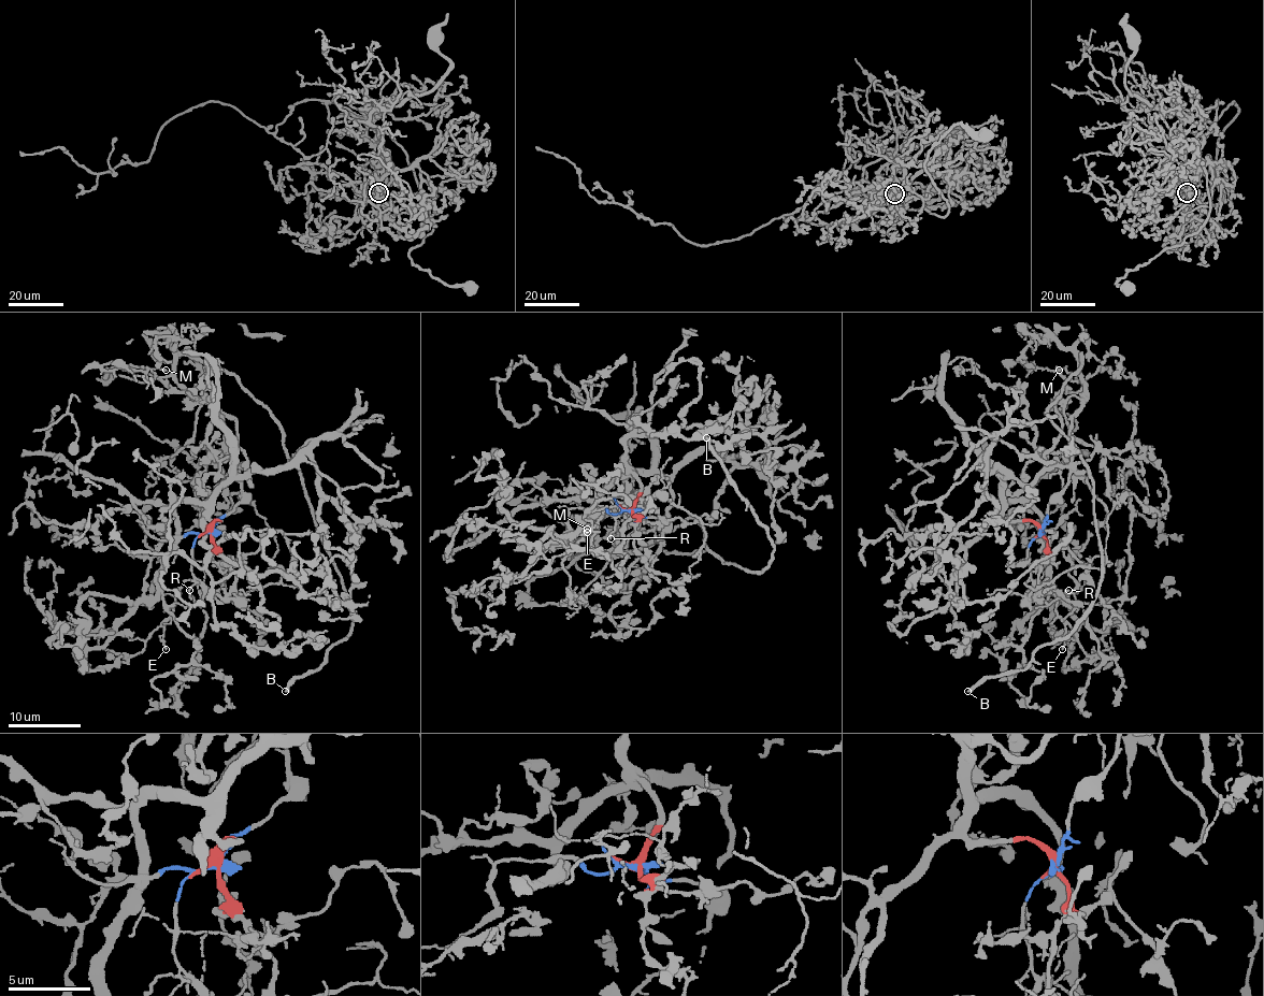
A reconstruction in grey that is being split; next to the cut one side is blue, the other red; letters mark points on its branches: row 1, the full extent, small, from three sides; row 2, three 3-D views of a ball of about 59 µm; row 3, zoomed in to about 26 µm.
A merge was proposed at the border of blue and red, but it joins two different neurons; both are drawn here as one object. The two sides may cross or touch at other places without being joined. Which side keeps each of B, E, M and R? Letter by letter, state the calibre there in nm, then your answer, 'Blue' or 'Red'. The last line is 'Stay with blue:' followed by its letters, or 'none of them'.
B: Thickness 300 nm. Blue
E: Thickness 140 nm. Blue
M: Thickness 120 nm. Blue
R: Thickness 100 nm. Blue
Stay with blue: B, E, M, R

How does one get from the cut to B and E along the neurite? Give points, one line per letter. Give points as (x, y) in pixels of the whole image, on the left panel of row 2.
B: (207, 532), (242, 499), (236, 422), (178, 383), (178, 355), (270, 412), (339, 576), (352, 631), (284, 691)
E: (207, 532), (194, 543), (191, 565), (197, 579), (188, 579), (175, 597), (171, 618), (163, 625), (166, 649)

